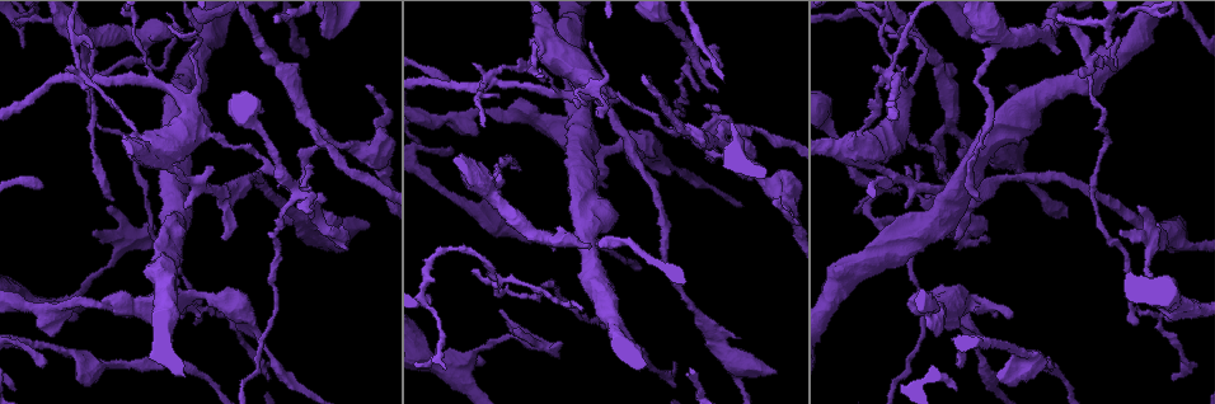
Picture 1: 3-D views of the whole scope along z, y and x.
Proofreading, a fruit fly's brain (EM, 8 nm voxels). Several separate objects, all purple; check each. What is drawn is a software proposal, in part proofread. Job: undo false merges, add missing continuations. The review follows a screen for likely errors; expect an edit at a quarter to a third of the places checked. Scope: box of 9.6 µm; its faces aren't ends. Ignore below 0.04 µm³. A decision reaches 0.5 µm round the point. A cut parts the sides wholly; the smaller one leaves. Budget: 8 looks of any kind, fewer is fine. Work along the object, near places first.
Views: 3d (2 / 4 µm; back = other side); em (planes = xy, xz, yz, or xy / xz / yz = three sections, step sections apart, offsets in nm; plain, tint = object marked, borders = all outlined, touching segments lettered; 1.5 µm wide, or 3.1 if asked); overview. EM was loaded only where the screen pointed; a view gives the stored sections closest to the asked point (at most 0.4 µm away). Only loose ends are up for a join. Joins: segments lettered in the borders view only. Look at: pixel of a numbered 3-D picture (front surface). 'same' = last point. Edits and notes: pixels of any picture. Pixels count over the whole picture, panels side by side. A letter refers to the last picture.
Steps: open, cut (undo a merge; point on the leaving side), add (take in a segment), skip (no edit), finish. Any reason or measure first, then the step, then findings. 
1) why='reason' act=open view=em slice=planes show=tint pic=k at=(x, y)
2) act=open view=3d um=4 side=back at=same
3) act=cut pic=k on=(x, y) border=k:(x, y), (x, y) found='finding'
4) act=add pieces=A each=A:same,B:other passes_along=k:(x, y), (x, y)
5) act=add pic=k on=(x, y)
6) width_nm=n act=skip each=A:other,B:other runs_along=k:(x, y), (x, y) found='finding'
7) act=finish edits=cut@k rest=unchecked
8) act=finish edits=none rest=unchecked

why='thin end' act=open view=3d um=4 pic=1 at=(854, 212)

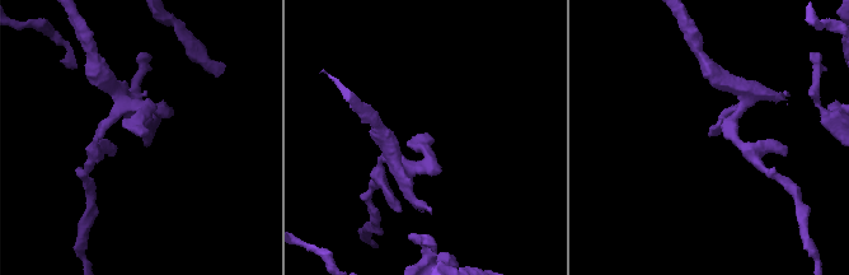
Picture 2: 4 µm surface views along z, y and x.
act=open view=em slice=planes show=borders pic=2 at=(710, 135)

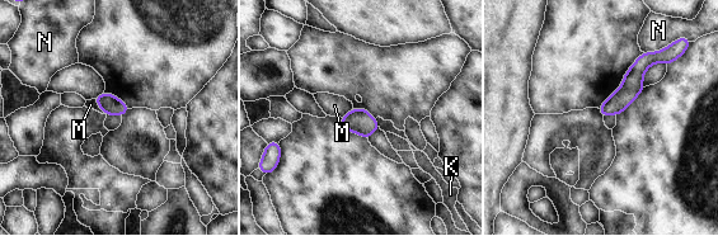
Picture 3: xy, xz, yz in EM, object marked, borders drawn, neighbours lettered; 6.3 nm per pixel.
longest_contact=N:140nm act=skip each=K:other,M:other,N:other border=3:(93, 99), (104, 113) found='no lettered segment goes on from it'

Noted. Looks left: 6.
why='thick turns thin' act=open view=3d um=4 side=back pic=1 at=(209, 134)

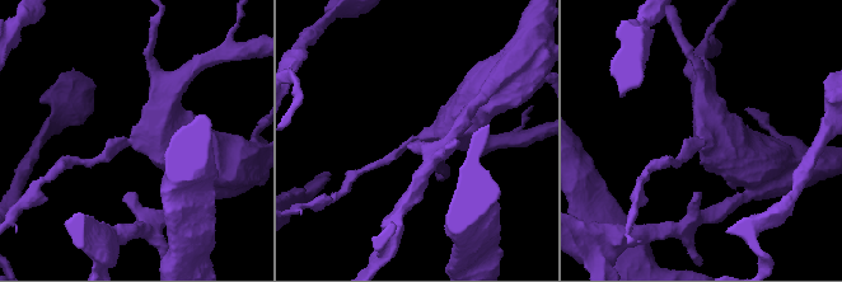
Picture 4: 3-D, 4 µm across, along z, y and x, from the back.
why='need the tissue' act=open view=em slice=planes show=tint pic=4 at=(126, 141)

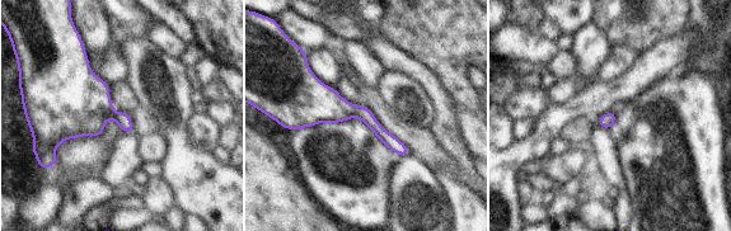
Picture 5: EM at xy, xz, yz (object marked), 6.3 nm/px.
act=open view=em slice=planes show=borders at=same

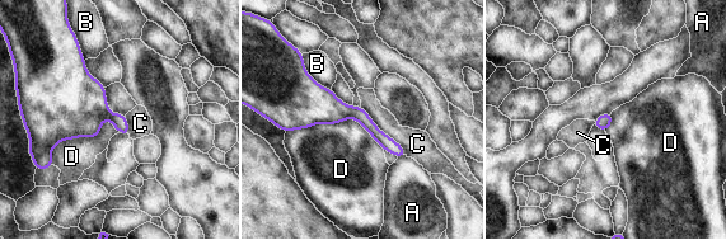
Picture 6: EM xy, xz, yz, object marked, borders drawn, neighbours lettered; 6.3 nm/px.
width_nm=100 act=skip each=A:other,B:other,C:other,D:other runs_along=6:(286, 112), (356, 112), (402, 154) found='continuous, no second neuron'

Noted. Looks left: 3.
why='free end' act=open view=3d um=2 pic=1 at=(108, 207)

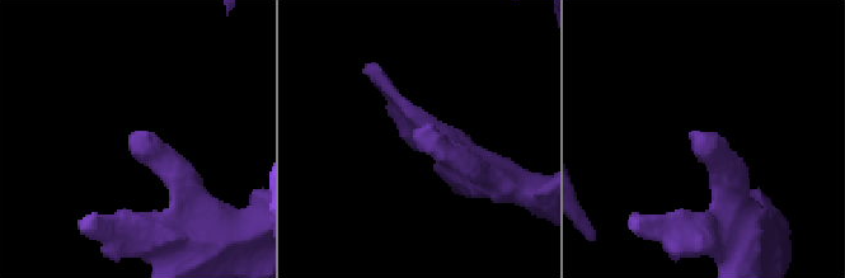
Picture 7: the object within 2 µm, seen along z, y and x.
why='shape alone is not enough' act=open view=em slice=planes show=borders pic=7 at=(701, 133)

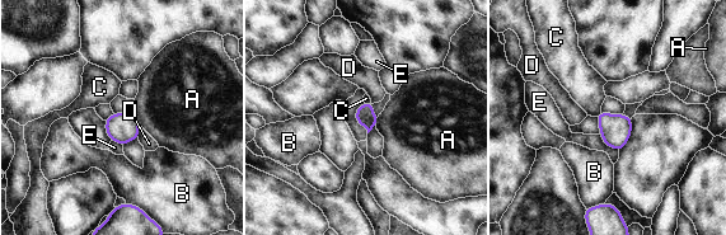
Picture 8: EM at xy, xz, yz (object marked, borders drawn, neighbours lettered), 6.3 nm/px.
width_nm=120 act=skip each=A:other,B:other,C:other,D:other,E:other found='none of them fits'

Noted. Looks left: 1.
act=finish edits=none rest=unchecked

